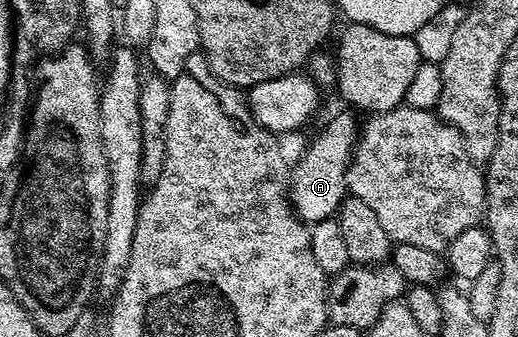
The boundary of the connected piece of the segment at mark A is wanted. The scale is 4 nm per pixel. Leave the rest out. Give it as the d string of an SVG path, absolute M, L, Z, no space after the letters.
M352 112L349 113L335 114L322 127L321 134L306 147L301 162L292 166L289 175L289 201L297 216L306 223L332 218L345 202L349 187L345 176L359 136L359 121L352 117Z

